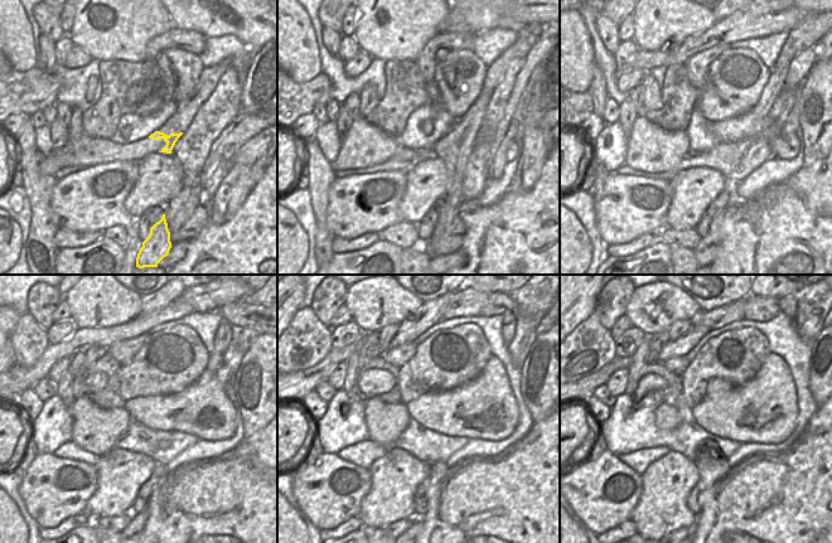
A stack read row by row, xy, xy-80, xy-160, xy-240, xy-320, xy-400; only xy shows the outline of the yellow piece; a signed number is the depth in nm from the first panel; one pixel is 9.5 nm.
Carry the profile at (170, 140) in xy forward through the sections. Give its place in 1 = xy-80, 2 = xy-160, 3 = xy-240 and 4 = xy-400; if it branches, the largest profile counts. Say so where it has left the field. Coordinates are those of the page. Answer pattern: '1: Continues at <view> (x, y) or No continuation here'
1: Continues at xy-80 (454, 150)
2: Continues at xy-160 (773, 87)
3: Continues at xy-240 (225, 331)
4: Continues at xy-400 (788, 304).

